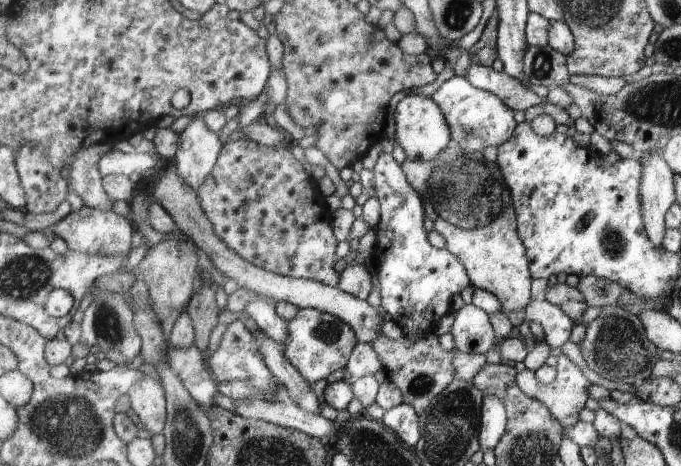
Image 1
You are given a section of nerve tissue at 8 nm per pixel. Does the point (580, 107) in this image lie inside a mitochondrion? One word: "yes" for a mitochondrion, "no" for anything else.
no

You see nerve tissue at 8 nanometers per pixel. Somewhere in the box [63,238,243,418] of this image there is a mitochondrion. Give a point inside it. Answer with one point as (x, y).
(106, 324)

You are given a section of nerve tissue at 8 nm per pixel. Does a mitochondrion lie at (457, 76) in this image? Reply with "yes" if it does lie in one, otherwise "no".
no

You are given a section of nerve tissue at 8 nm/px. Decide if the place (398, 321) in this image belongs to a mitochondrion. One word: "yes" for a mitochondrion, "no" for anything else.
no

